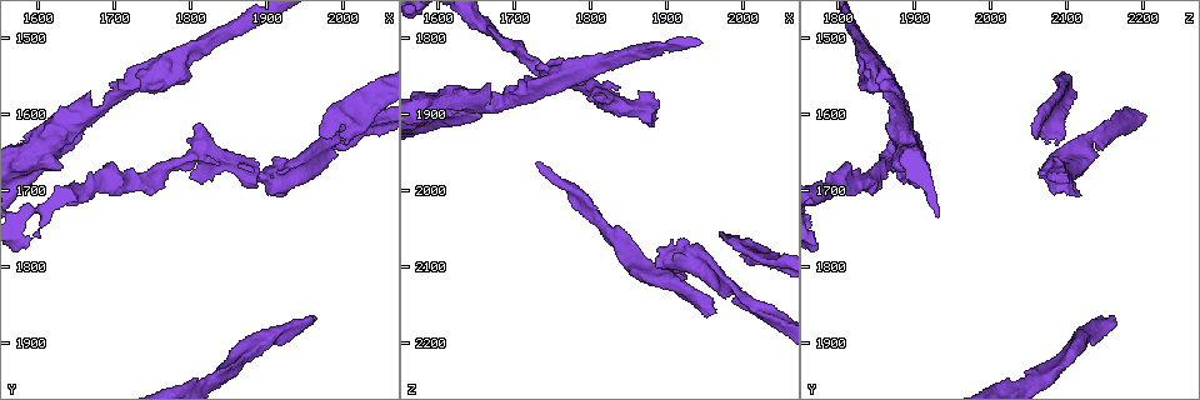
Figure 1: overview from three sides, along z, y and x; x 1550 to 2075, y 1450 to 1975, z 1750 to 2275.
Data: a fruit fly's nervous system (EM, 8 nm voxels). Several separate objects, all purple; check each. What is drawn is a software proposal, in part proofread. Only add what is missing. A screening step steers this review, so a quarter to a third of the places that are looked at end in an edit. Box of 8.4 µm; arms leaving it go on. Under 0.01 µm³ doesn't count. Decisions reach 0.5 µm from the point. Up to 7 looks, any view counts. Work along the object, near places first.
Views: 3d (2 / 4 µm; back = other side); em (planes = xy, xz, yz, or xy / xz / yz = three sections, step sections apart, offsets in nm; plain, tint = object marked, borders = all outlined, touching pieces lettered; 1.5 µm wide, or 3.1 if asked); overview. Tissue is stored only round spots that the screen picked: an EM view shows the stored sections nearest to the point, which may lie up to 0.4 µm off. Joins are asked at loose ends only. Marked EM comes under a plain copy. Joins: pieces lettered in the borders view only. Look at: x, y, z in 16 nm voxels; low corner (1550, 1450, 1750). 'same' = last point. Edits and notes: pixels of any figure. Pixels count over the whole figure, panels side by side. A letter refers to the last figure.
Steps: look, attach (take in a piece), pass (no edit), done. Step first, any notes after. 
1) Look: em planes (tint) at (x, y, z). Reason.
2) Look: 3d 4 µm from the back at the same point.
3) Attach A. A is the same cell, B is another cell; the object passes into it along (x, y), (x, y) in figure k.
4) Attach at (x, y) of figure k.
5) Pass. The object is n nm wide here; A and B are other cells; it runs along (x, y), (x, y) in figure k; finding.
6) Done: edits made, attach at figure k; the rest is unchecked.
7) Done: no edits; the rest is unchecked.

Look: em planes (borders) at (1805, 1620, 1875). Branch stops here.

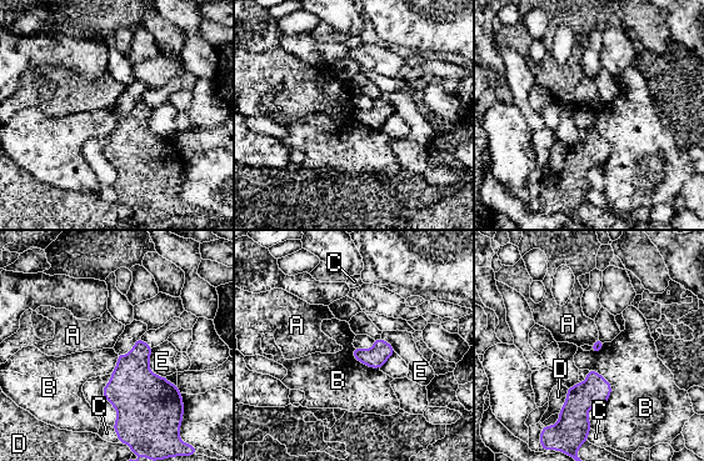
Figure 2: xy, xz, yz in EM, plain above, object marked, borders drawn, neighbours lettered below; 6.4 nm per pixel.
Pass. A, B, C, D and E are other cells; a border runs along (588, 369), (610, 385), (604, 406) in figure 2; no lettered piece goes on from it.

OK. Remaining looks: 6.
Look: 3d 2 µm at (1670, 1570, 1860). An open end.

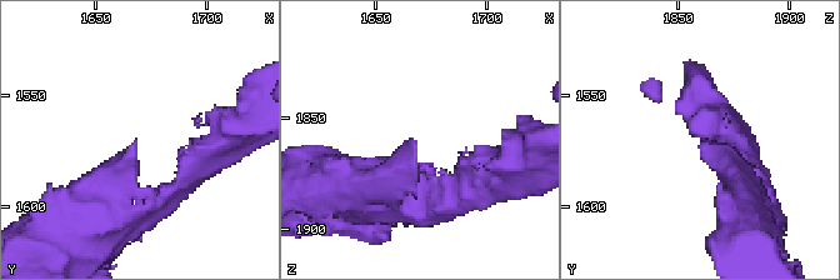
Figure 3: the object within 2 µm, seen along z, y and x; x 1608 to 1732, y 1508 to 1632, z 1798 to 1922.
Look: em planes (borders) at (1669, 1572, 1859).

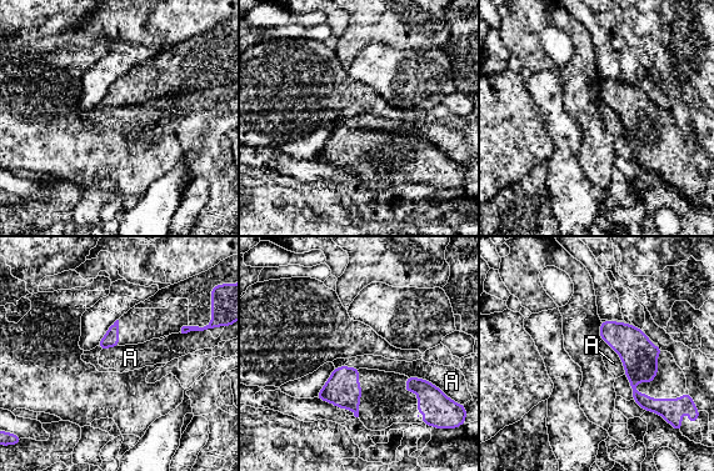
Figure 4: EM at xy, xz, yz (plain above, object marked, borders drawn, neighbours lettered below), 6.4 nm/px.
Pass. A is another cell; a border runs along (602, 339), (618, 354), (625, 374) in figure 4; none of them fits.

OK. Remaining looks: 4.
Look: em planes (borders) at (1960, 1865, 2160). Free end.

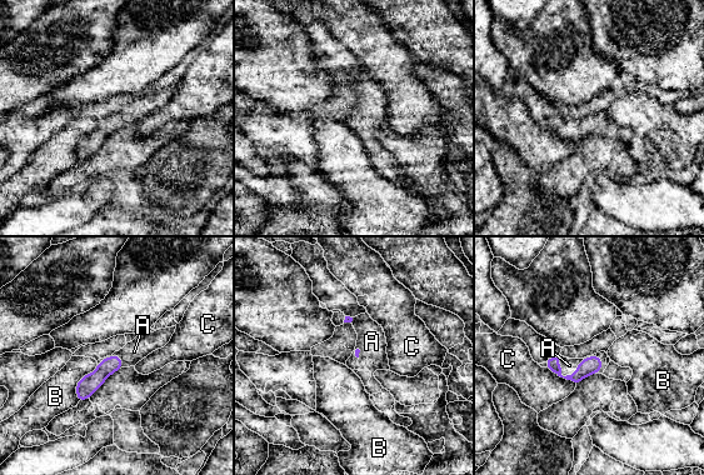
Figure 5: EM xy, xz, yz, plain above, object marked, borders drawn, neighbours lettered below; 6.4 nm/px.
Attach A. A is the same cell, B and C are other cells; the neuron continues.

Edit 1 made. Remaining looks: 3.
Done: edits made, attach at figure 5; the rest is unchecked.

